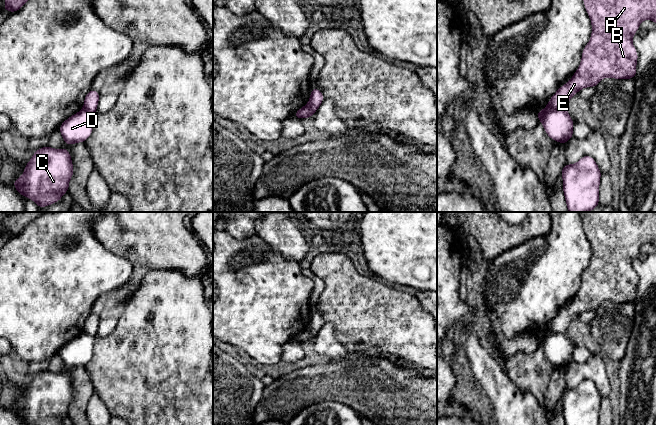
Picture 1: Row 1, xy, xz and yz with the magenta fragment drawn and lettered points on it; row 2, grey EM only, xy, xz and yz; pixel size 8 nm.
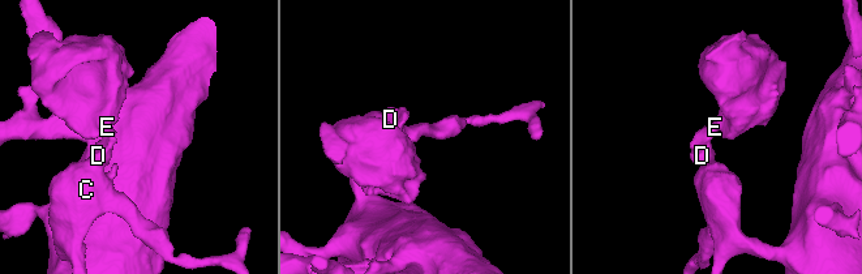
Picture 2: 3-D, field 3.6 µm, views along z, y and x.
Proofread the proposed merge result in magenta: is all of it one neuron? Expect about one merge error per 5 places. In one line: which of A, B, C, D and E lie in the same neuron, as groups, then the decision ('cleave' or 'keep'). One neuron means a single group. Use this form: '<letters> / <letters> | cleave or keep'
A B E / C D | cleave

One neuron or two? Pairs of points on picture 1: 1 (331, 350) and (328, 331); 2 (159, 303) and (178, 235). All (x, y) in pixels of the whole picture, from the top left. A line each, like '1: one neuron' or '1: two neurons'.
1: one neuron
2: two neurons

